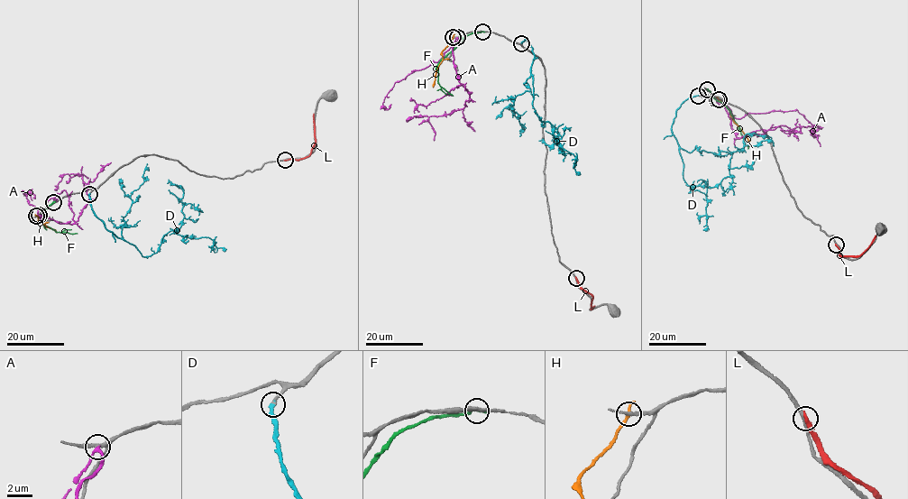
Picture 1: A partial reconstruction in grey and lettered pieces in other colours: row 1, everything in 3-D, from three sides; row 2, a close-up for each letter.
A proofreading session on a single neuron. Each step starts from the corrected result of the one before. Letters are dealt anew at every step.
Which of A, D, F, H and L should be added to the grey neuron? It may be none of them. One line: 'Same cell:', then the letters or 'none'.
Same cell: D

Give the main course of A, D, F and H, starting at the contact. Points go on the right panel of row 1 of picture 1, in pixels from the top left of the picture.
A: (717, 99), (729, 117), (737, 137), (760, 135), (779, 127), (790, 131), (813, 125), (812, 133), (819, 135)
D: (698, 96), (682, 104), (671, 125), (684, 181), (712, 188), (729, 168), (756, 159)
F: (708, 89), (712, 97), (728, 108), (739, 127), (744, 144), (742, 152)
H: (719, 99), (729, 108), (731, 119), (745, 133), (749, 144)

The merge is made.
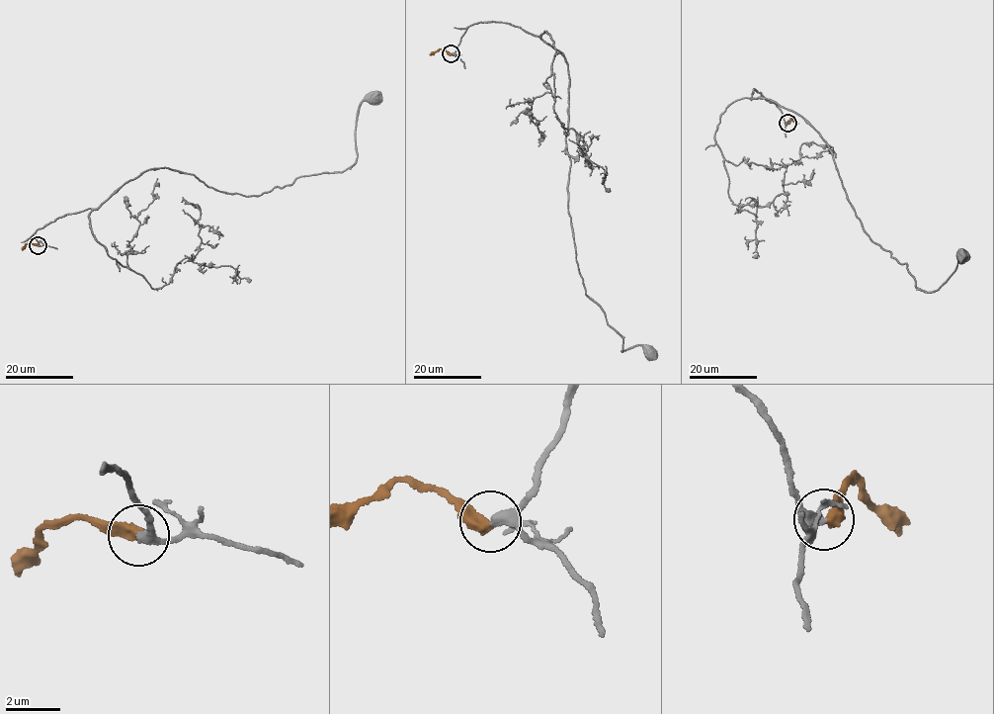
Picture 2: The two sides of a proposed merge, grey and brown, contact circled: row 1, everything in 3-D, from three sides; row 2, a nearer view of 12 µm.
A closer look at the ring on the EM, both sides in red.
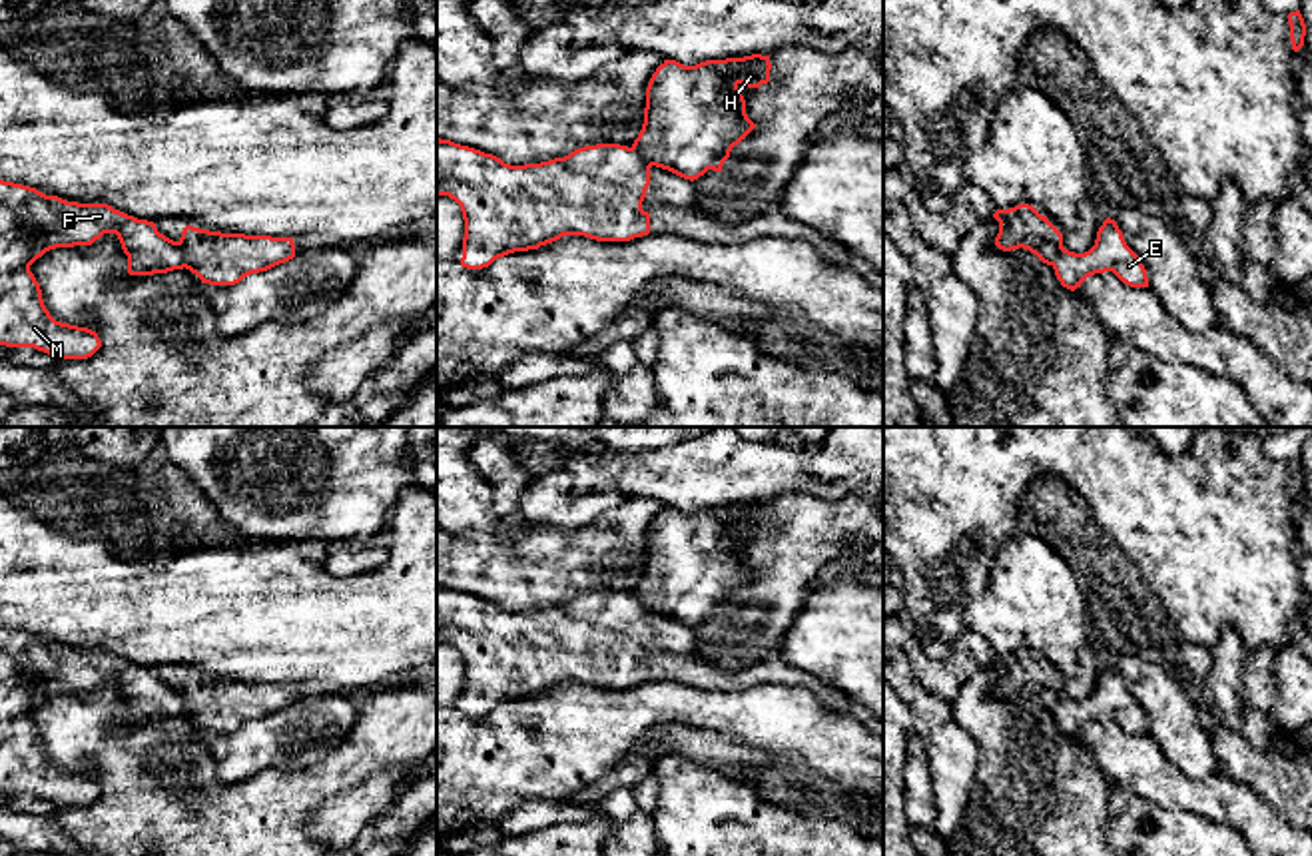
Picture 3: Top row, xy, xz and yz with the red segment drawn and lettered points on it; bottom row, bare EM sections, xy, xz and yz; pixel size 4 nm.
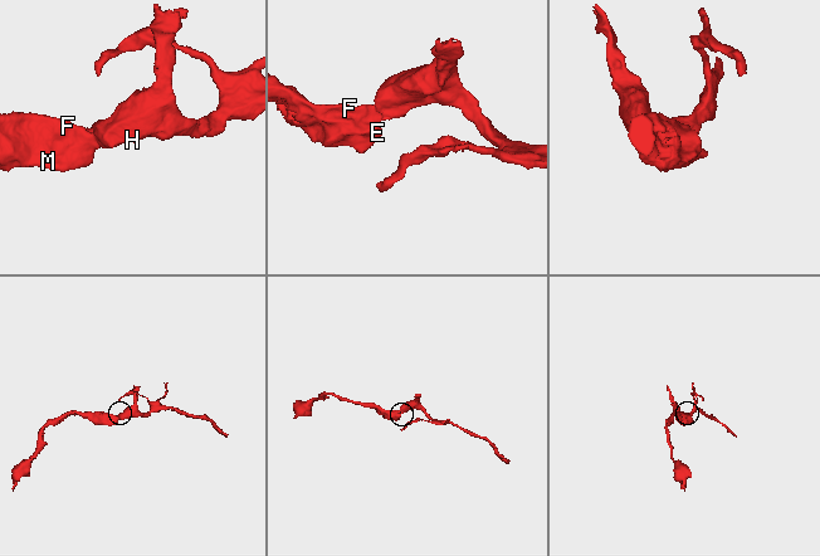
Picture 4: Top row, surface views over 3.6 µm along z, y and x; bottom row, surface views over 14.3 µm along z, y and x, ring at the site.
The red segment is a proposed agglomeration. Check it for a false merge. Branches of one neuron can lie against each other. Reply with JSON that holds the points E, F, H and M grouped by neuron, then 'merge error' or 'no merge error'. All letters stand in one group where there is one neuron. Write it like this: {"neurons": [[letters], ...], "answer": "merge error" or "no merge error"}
{"neurons": [["E", "F", "M"], ["H"]], "answer": "merge error"}

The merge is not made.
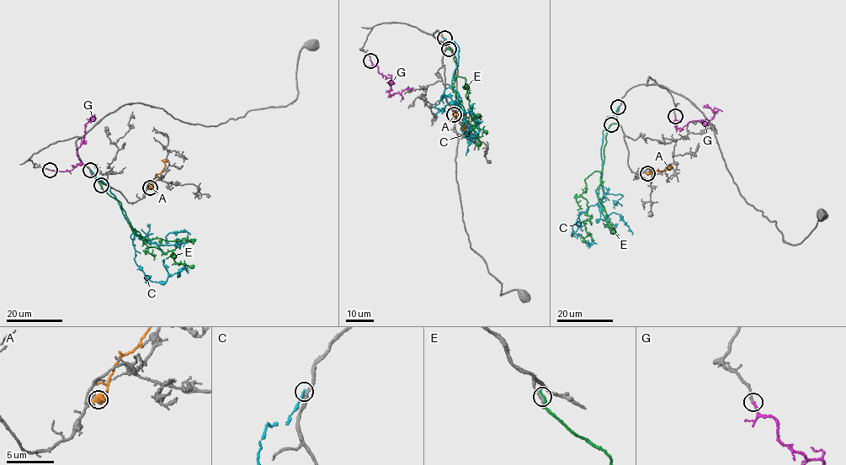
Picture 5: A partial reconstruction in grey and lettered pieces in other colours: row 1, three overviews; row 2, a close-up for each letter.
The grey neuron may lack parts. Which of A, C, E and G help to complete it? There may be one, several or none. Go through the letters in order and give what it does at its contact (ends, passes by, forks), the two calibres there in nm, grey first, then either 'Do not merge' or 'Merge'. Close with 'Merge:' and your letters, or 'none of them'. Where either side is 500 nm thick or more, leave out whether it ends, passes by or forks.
A: Thickness 500 nm (grey) against 700 nm. Do not merge
C: It ends there. Thickness 280 nm (grey) against 200 nm. Do not merge
E: It ends there. Thickness 280 nm (grey) against 300 nm. Do not merge
G: It ends there. Thickness 180 nm (grey) against 160 nm. Merge
Merge: G

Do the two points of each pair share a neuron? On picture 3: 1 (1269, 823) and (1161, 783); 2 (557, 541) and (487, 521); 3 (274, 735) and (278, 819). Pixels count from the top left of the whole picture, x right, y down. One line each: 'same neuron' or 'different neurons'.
1: same neuron
2: different neurons
3: different neurons

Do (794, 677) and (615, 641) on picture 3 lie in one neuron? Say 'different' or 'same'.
same

